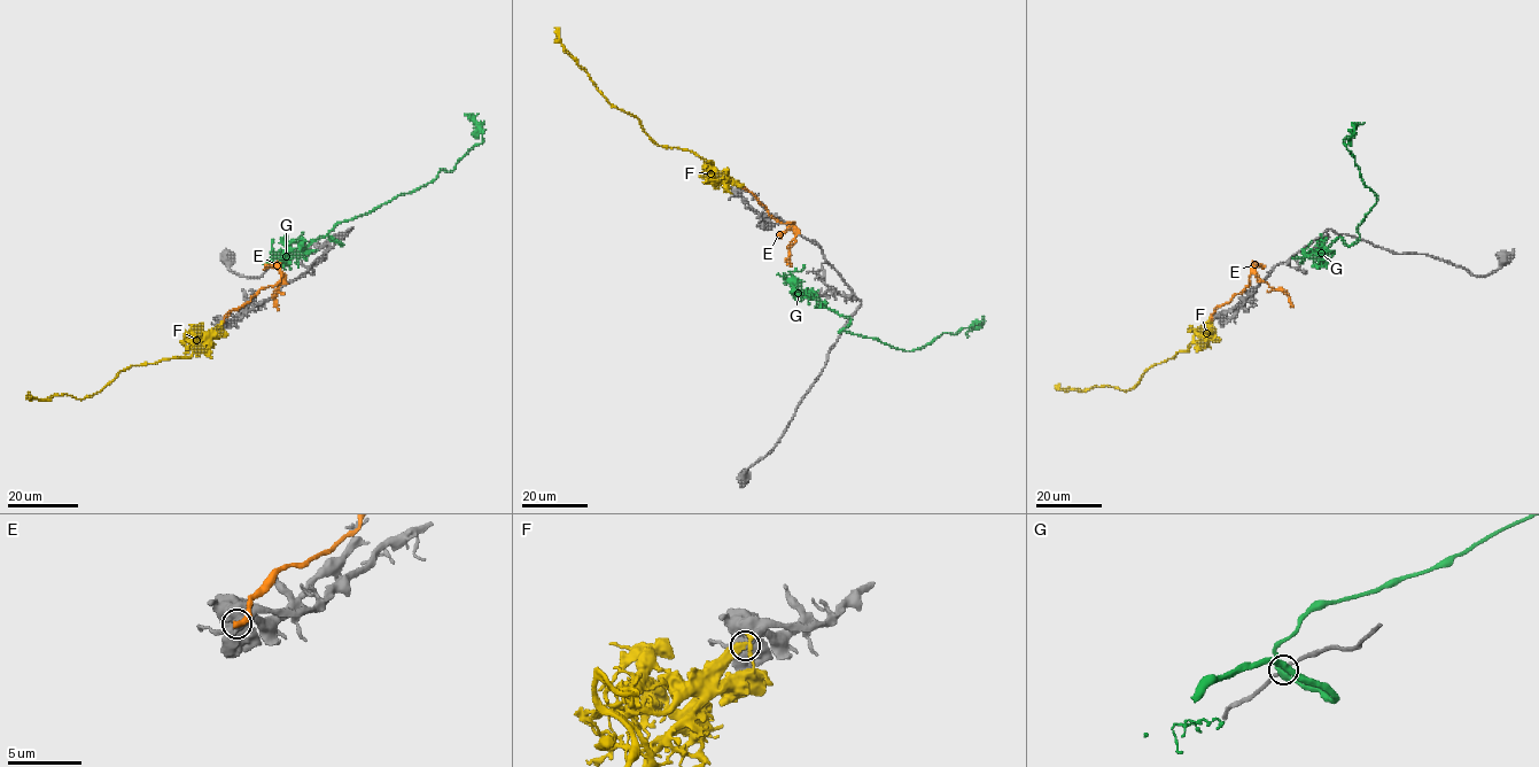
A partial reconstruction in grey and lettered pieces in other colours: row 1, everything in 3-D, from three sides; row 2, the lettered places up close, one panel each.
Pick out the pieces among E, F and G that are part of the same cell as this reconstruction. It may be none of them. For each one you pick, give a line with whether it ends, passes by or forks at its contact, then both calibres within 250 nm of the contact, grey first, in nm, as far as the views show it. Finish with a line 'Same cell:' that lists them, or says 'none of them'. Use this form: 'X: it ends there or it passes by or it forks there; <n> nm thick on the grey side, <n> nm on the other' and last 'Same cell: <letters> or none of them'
F: it ends there; 440 nm thick on the grey side, 480 nm on the other
Same cell: F

